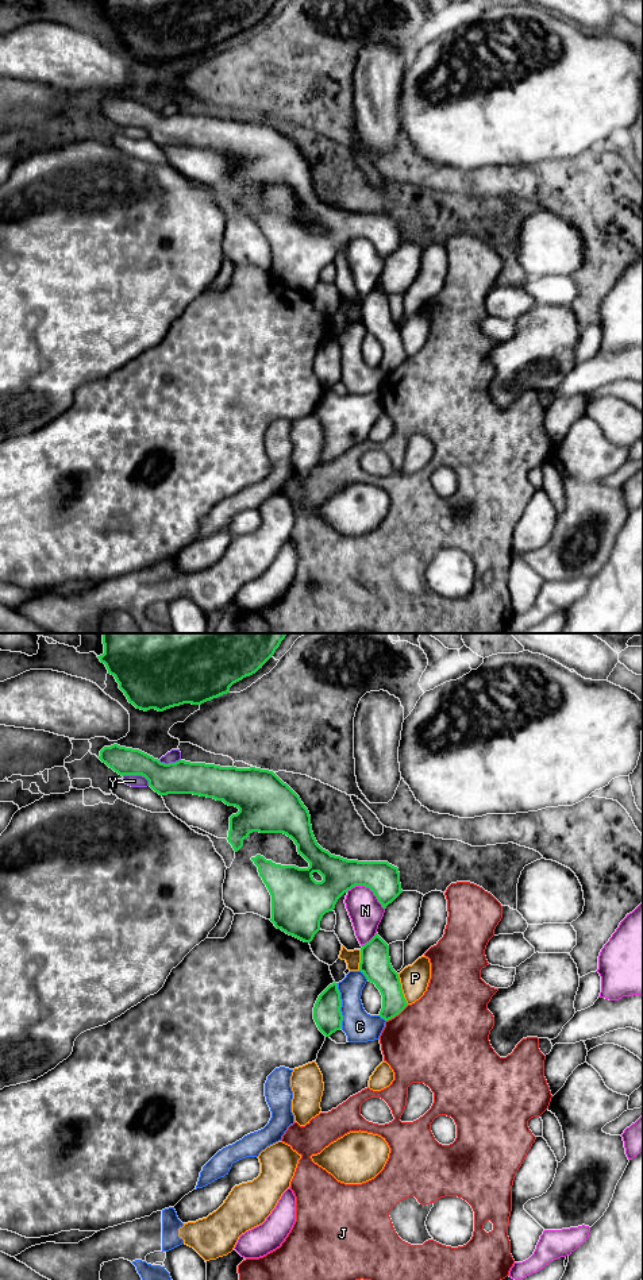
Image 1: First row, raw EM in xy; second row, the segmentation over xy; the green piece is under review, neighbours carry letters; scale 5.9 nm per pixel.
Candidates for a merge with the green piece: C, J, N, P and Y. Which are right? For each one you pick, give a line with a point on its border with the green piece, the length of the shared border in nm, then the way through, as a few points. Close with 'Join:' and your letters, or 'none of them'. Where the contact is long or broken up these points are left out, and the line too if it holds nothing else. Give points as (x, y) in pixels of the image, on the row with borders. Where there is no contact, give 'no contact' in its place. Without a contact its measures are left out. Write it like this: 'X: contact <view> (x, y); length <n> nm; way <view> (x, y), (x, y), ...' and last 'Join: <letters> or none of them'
Join: none of them

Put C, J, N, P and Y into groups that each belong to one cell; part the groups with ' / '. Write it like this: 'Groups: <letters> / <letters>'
Groups: C P / J / N / Y

